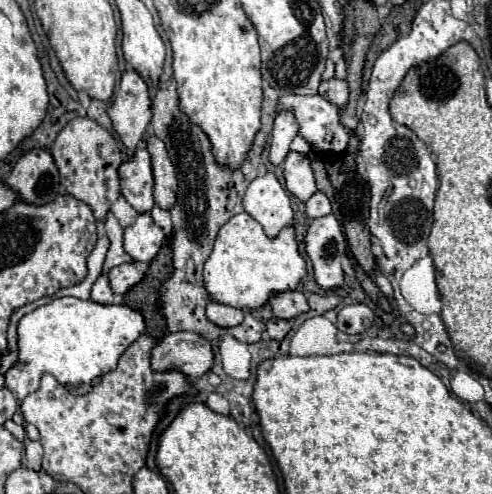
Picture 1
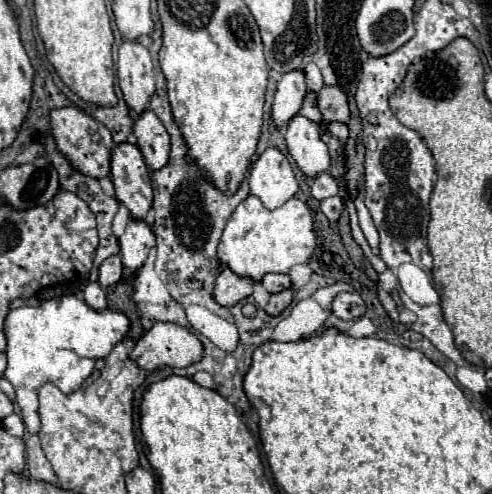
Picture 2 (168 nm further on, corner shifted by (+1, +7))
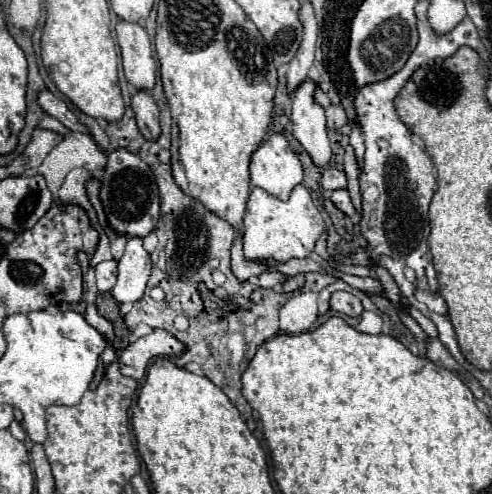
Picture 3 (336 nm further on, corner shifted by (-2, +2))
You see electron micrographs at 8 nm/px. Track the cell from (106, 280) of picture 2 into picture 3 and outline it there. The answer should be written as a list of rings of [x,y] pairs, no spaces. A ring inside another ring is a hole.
[[[103,261],[95,267],[95,279],[97,279],[97,289],[101,293],[111,291],[115,281],[117,281],[117,261]]]

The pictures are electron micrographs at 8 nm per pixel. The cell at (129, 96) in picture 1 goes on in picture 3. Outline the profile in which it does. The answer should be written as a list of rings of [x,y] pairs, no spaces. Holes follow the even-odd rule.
[[[119,19],[115,33],[121,47],[125,79],[135,89],[153,89],[157,63],[153,59],[149,35],[145,29],[135,21]]]

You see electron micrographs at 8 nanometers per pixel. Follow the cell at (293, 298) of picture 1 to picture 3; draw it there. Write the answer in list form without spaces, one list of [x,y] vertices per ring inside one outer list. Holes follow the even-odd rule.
[[[265,271],[265,273],[259,275],[259,287],[263,287],[263,289],[275,289],[275,287],[279,287],[285,279],[287,279],[287,277],[285,277],[283,273],[279,273],[279,271]]]

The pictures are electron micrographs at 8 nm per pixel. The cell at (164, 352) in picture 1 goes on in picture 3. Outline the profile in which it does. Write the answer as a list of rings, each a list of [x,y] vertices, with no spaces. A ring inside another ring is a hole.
[[[155,329],[151,335],[145,335],[135,343],[131,343],[129,347],[125,347],[117,363],[119,363],[119,371],[125,377],[139,381],[145,375],[147,363],[153,357],[157,355],[171,357],[171,355],[181,355],[183,351],[185,351],[185,345],[181,341],[177,341],[173,335],[169,335],[163,329]]]

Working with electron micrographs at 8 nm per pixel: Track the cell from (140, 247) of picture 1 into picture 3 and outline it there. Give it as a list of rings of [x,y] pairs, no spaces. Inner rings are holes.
[[[129,237],[125,245],[125,253],[119,259],[117,283],[111,289],[111,295],[117,303],[135,303],[141,301],[147,289],[147,281],[151,275],[151,259],[143,249],[143,239]]]

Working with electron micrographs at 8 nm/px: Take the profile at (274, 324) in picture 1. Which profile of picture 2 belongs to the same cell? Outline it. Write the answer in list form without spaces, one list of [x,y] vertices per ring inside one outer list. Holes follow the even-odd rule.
[[[286,290],[286,292],[280,292],[278,296],[272,296],[268,306],[264,308],[268,316],[280,316],[292,302],[292,290]]]

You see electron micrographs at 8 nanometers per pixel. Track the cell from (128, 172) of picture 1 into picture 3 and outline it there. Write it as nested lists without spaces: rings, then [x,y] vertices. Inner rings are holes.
[[[115,149],[107,155],[107,167],[101,179],[101,203],[107,215],[107,225],[117,235],[145,237],[159,221],[159,191],[151,167],[127,149]]]

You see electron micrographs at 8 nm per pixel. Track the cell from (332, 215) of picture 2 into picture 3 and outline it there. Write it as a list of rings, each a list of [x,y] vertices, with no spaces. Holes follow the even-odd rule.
[[[335,189],[335,191],[331,191],[329,199],[331,199],[331,201],[335,203],[335,207],[339,207],[345,215],[355,215],[355,213],[357,213],[355,207],[353,207],[353,203],[351,203],[351,199],[349,199],[347,189]]]

